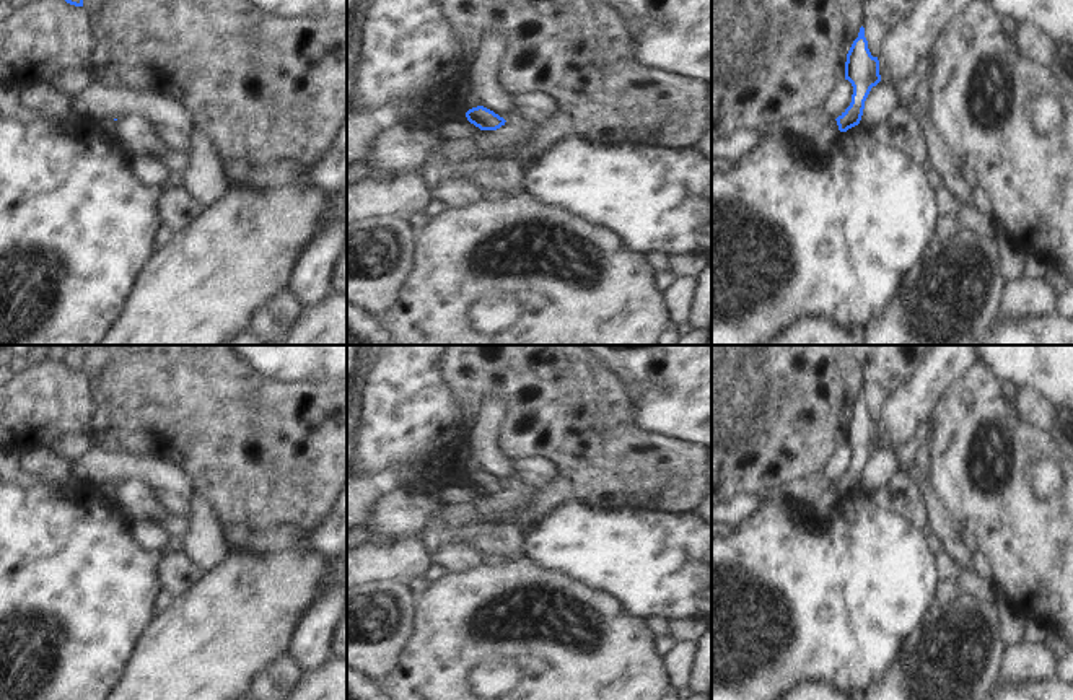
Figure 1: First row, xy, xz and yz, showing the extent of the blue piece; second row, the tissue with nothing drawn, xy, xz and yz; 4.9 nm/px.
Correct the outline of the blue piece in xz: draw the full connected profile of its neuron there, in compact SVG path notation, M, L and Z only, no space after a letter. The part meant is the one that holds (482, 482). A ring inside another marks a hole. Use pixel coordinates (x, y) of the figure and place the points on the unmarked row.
M477 470L466 477L466 482L471 488L479 492L480 495L497 495L505 490L505 483L495 479L493 475Z

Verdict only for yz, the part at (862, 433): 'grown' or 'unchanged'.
unchanged

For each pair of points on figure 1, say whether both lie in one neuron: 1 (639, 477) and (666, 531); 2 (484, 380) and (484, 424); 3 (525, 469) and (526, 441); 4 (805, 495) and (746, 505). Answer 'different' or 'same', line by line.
1: different
2: different
3: different
4: same

